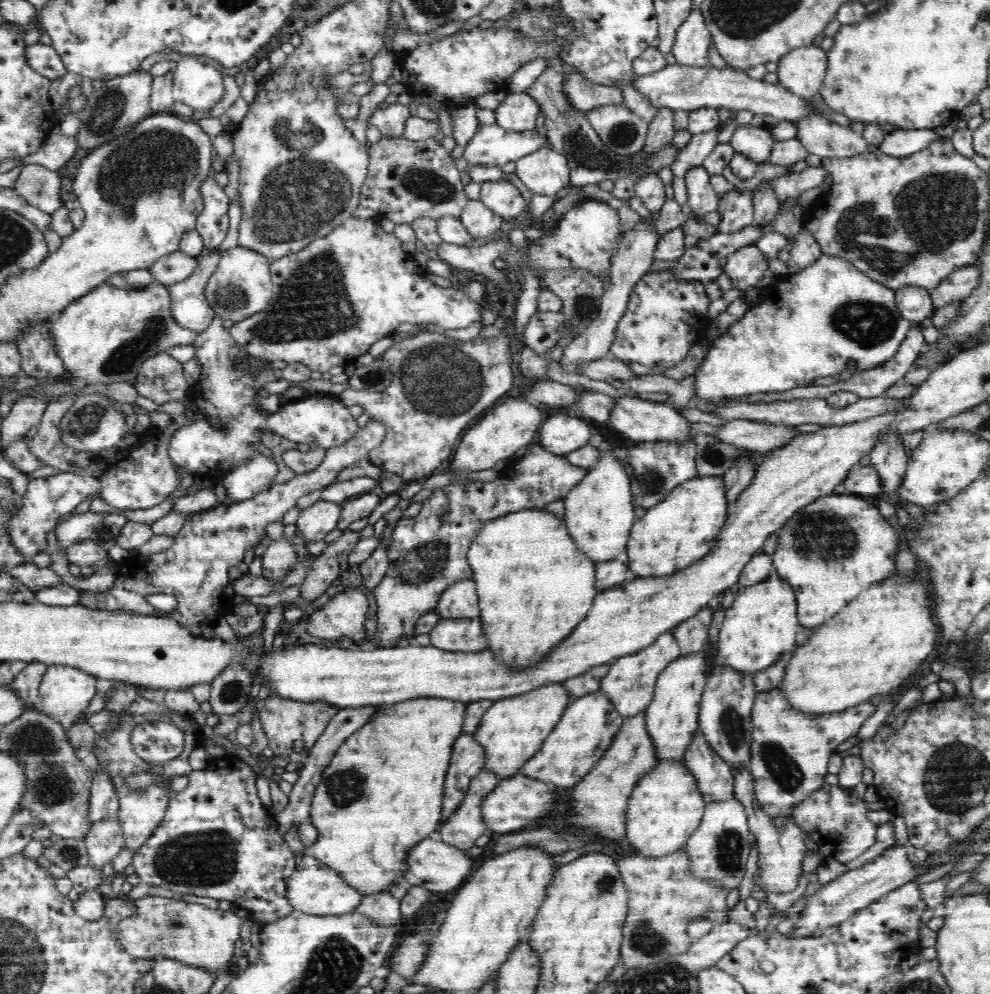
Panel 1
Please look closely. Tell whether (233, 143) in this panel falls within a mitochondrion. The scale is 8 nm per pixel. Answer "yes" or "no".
no

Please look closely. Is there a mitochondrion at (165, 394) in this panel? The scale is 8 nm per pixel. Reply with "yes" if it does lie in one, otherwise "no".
no

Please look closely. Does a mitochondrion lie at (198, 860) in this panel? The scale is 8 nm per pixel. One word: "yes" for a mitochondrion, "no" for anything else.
yes

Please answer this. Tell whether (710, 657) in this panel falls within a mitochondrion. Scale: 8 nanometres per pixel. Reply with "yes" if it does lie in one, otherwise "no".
no

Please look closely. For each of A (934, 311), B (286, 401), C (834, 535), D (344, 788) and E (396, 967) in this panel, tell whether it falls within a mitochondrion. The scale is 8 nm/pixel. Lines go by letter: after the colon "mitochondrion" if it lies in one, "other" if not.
A: other
B: other
C: mitochondrion
D: mitochondrion
E: other

